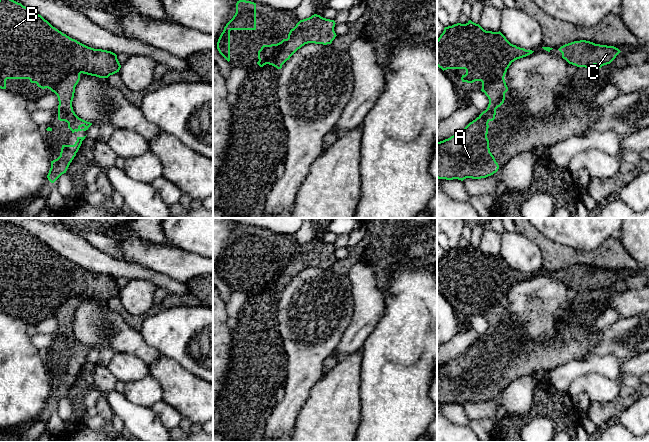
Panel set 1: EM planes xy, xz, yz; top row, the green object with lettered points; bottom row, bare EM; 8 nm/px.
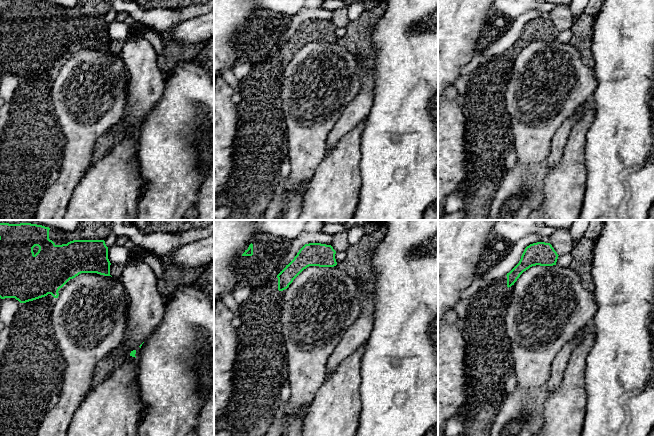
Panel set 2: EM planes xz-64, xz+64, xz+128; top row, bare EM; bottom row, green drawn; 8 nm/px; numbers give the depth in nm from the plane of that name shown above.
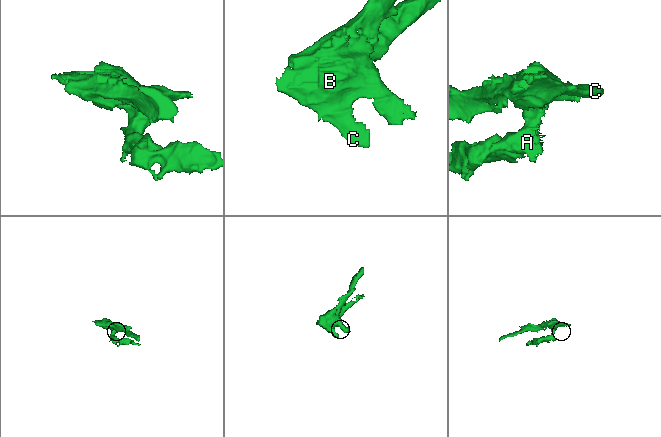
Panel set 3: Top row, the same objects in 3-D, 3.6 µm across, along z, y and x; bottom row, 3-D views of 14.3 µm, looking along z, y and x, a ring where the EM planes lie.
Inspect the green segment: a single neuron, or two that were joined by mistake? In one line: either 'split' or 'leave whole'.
split

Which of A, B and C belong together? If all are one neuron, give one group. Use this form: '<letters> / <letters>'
A / B C

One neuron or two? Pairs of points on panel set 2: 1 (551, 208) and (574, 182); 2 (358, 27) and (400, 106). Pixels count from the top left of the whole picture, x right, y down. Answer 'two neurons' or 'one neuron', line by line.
1: one neuron
2: two neurons

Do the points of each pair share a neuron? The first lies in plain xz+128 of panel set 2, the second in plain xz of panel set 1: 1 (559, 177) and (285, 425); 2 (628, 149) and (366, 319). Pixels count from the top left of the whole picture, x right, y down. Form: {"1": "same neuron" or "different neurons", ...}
{"1": "same neuron", "2": "different neurons"}

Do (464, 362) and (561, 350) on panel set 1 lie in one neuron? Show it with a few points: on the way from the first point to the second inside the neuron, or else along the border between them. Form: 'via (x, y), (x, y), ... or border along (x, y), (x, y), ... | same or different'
via (488, 362), (494, 362), (500, 357), (537, 355) | same

